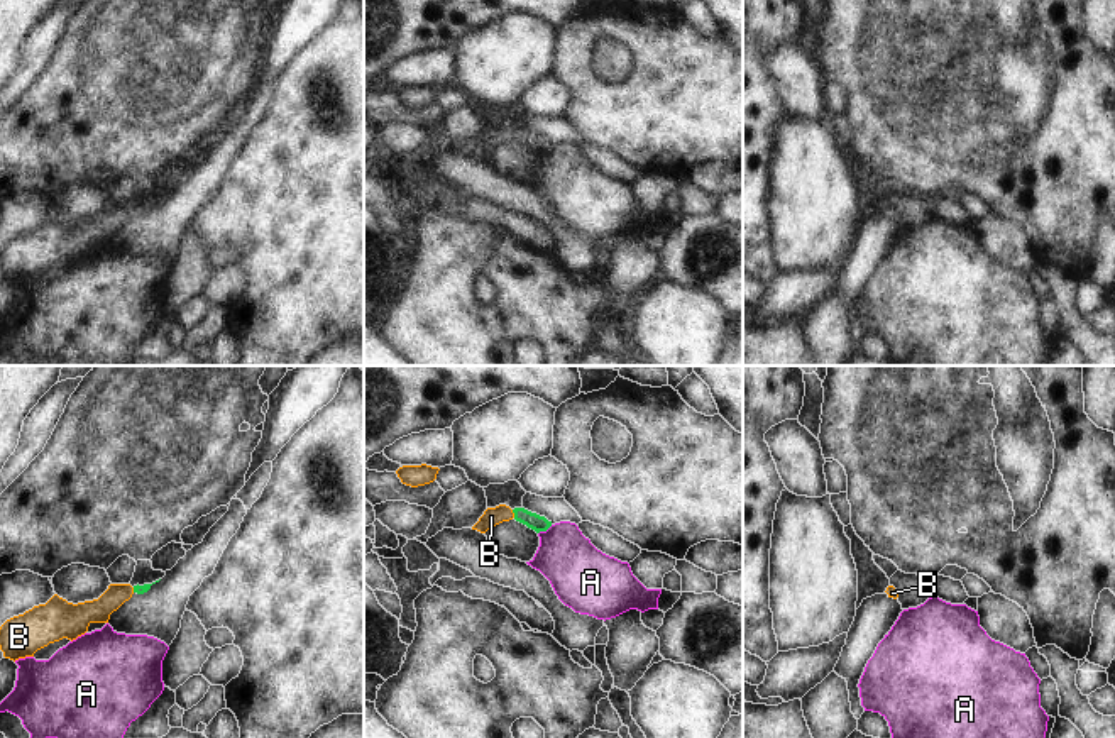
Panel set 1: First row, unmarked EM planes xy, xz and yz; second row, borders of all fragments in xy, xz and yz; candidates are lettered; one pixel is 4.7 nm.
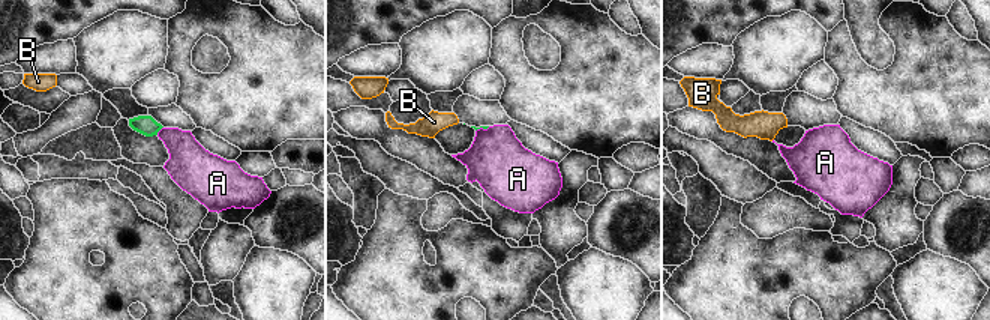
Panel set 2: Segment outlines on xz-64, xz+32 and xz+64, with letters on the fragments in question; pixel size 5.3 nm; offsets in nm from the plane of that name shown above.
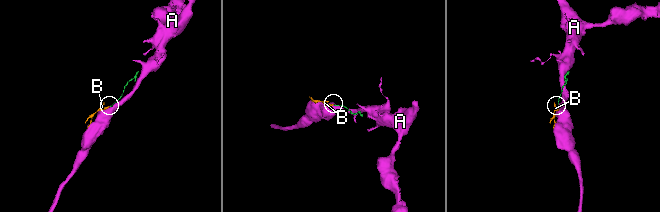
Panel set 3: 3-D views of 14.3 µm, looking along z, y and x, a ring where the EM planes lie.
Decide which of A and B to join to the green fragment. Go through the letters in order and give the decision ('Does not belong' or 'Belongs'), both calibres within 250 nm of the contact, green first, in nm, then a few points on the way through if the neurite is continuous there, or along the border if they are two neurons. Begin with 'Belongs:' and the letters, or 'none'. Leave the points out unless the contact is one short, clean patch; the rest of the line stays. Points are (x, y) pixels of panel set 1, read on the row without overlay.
Belongs: B
A: Does not belong. Thickness 80 nm (green) against 280 nm. Boundary: xz (552, 146), (538, 154)
B: Belongs. Thickness 80 nm (green) against 90 nm. Path across: xz (532, 141), (513, 132), (491, 137)

